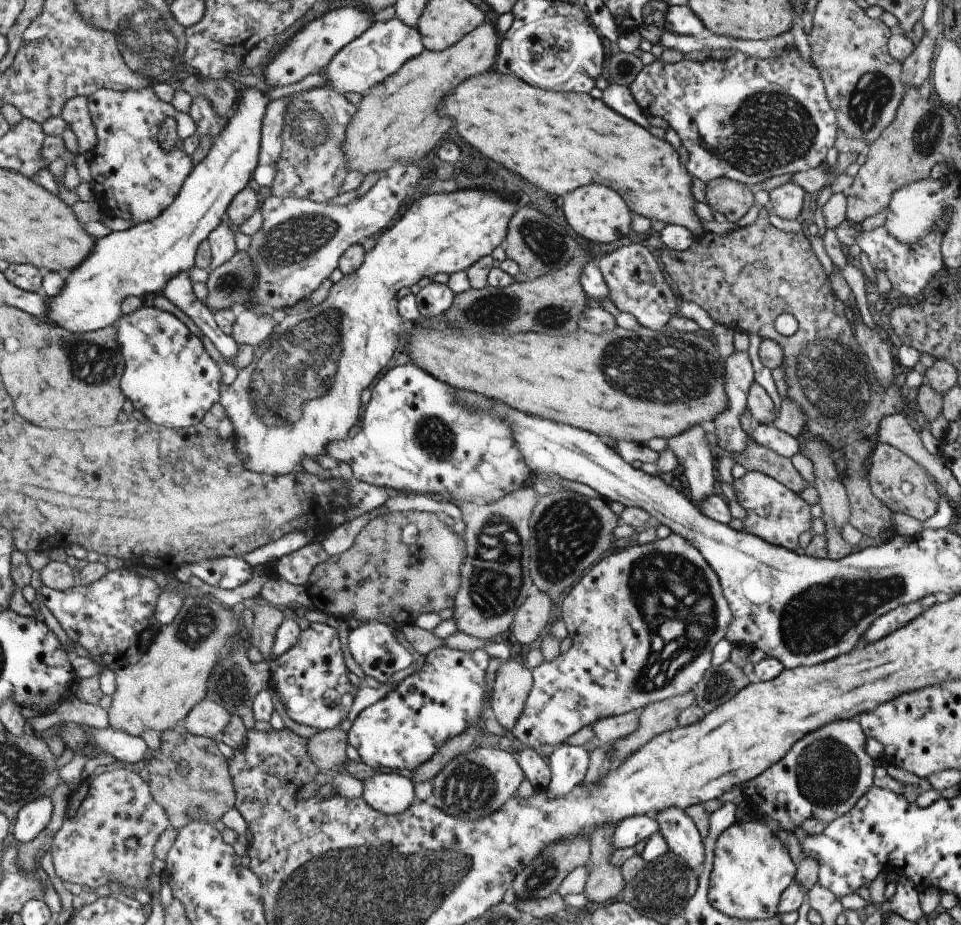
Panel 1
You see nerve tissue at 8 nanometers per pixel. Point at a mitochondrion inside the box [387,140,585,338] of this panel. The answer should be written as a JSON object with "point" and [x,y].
{"point":[545,243]}

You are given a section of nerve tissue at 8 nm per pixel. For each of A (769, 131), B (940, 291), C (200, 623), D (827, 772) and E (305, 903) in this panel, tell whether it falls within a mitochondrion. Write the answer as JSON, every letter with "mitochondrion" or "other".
{"A":"mitochondrion","B":"other","C":"mitochondrion","D":"mitochondrion","E":"mitochondrion"}

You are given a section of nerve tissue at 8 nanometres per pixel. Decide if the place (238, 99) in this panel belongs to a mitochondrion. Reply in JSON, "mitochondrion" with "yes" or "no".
{"mitochondrion":"no"}

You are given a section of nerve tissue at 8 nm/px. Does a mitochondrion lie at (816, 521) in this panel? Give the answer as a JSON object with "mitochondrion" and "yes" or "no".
{"mitochondrion":"no"}

